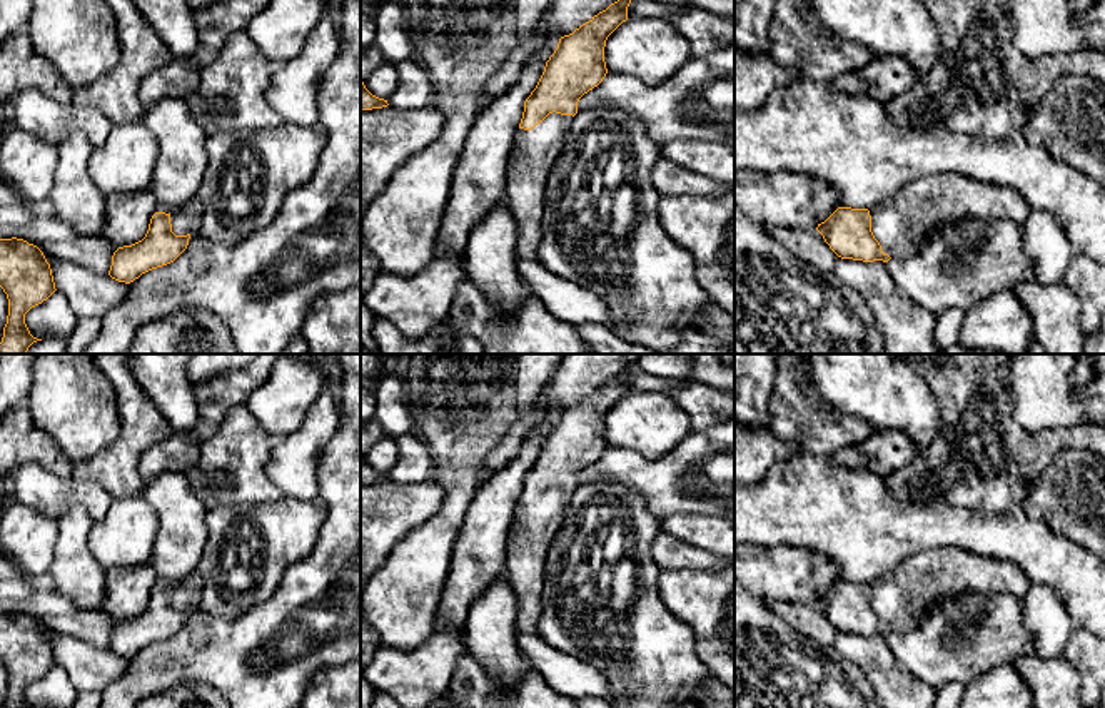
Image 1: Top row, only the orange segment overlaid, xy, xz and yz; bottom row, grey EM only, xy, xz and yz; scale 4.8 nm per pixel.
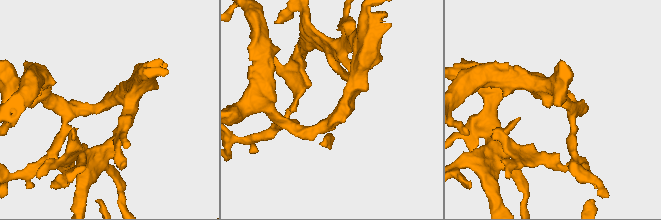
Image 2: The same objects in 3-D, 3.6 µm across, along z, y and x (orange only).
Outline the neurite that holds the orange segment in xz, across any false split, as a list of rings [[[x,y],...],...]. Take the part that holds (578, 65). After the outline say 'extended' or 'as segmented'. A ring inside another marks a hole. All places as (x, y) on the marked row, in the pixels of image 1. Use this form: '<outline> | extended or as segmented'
[[[618,0],[573,33],[559,38],[544,72],[524,102],[507,157],[504,200],[519,225],[519,259],[537,260],[542,240],[544,192],[552,164],[571,140],[579,99],[608,73],[608,37],[628,20],[631,0]]] | extended

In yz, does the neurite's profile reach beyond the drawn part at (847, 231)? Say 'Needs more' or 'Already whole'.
Needs more

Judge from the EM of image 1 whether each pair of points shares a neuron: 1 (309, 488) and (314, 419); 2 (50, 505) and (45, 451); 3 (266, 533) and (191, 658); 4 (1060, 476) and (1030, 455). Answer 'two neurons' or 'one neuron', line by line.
1: one neuron
2: two neurons
3: two neurons
4: two neurons

